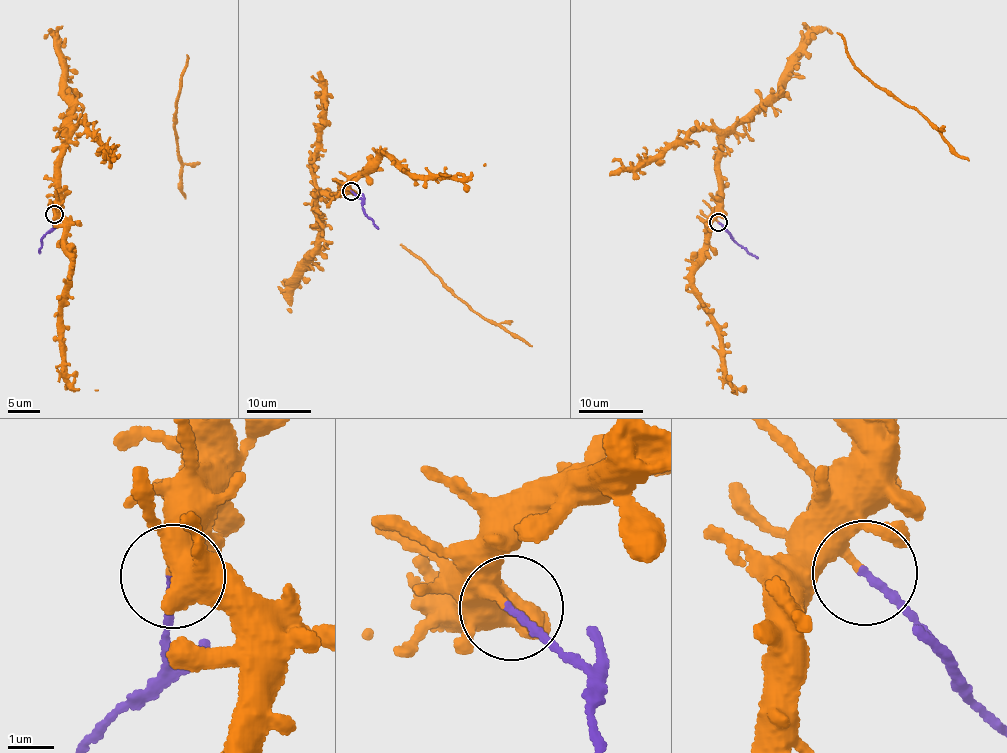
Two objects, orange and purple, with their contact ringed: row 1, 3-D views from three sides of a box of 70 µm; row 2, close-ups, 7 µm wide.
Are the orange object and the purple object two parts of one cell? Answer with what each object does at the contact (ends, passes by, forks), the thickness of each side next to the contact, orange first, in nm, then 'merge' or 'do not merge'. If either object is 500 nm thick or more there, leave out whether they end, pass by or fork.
orange ends; purple ends; calibres 320 and 150 nm; do not merge

